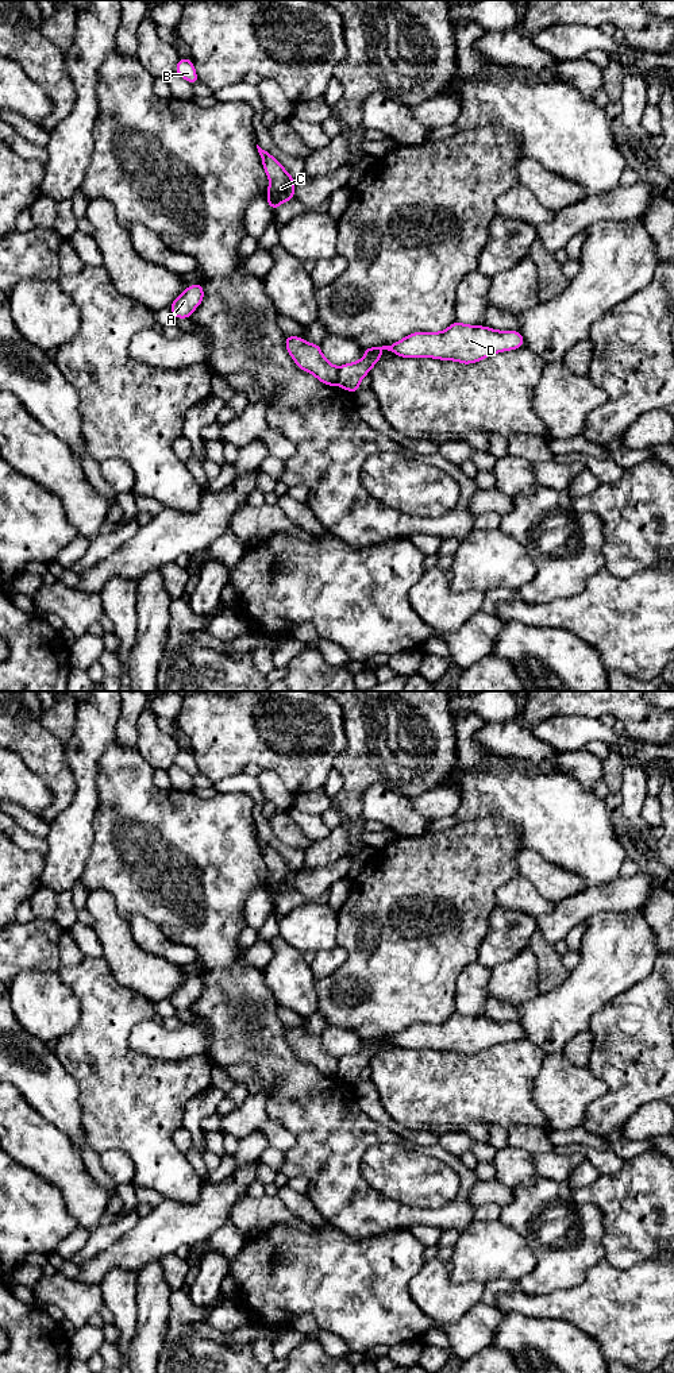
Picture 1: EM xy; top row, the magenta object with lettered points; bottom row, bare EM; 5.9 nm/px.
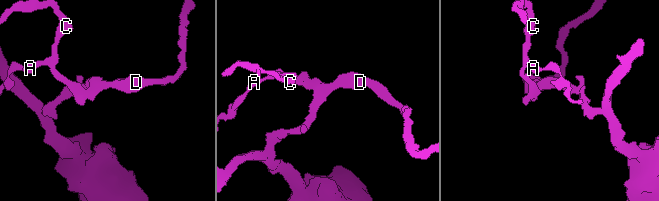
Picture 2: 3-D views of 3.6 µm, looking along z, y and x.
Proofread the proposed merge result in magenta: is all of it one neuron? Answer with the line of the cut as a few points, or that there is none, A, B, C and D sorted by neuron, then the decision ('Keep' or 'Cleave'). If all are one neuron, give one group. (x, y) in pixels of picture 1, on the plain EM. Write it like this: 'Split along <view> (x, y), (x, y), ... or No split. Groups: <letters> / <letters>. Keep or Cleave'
Split along xy (339, 1060), (336, 1075). Groups: A B C / D. Cleave

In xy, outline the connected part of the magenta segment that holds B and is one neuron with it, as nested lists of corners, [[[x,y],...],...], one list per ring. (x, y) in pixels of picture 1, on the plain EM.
[[[180,749],[174,763],[189,772],[193,778],[199,775],[199,770],[190,749]]]

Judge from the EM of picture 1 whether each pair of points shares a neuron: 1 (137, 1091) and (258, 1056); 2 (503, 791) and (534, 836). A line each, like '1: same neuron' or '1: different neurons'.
1: different neurons
2: same neuron

